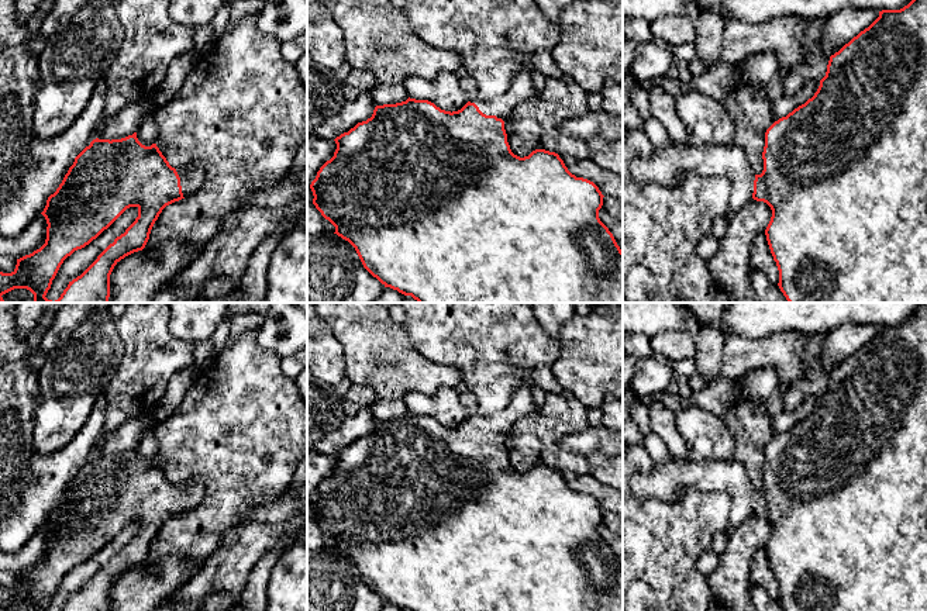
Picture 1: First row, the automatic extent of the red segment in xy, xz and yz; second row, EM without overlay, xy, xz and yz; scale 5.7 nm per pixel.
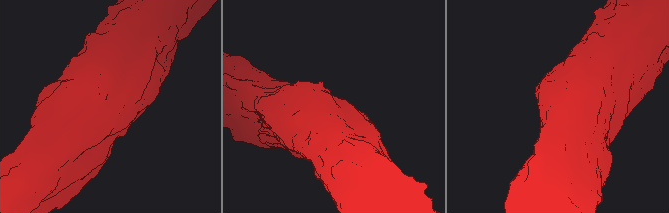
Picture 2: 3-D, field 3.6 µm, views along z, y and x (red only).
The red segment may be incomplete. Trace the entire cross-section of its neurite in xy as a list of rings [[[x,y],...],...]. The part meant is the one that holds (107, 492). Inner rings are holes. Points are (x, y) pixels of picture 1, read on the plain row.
[[[137,448],[121,455],[93,455],[69,483],[62,498],[46,515],[41,528],[46,535],[45,559],[30,570],[17,574],[11,588],[0,587],[0,611],[27,604],[34,611],[46,611],[63,576],[85,563],[107,545],[127,524],[137,522],[138,532],[117,552],[97,574],[61,611],[110,611],[110,590],[125,572],[142,566],[162,525],[193,510],[203,497],[204,479],[194,474],[186,486],[169,480],[156,459],[142,460]]]

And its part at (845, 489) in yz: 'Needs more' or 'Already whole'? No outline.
Needs more

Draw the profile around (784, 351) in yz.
[[[788,331],[761,339],[726,334],[721,376],[735,382],[754,369],[775,367],[779,386],[785,387],[783,411],[796,410],[811,396],[826,391],[830,370],[817,356],[810,369],[803,362],[803,351],[810,334]]]

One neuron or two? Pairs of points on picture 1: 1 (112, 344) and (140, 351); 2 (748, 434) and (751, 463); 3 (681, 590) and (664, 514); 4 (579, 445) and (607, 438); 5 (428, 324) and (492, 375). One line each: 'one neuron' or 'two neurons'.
1: two neurons
2: one neuron
3: one neuron
4: one neuron
5: one neuron

